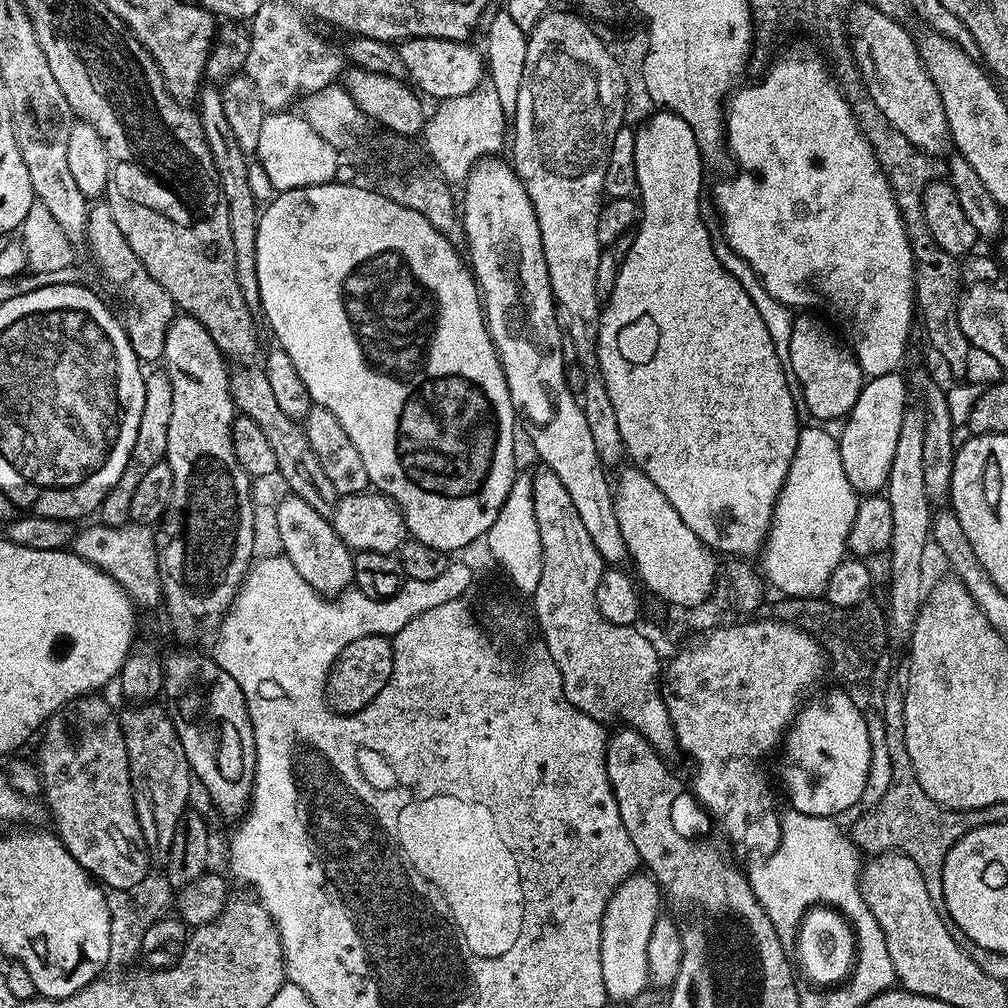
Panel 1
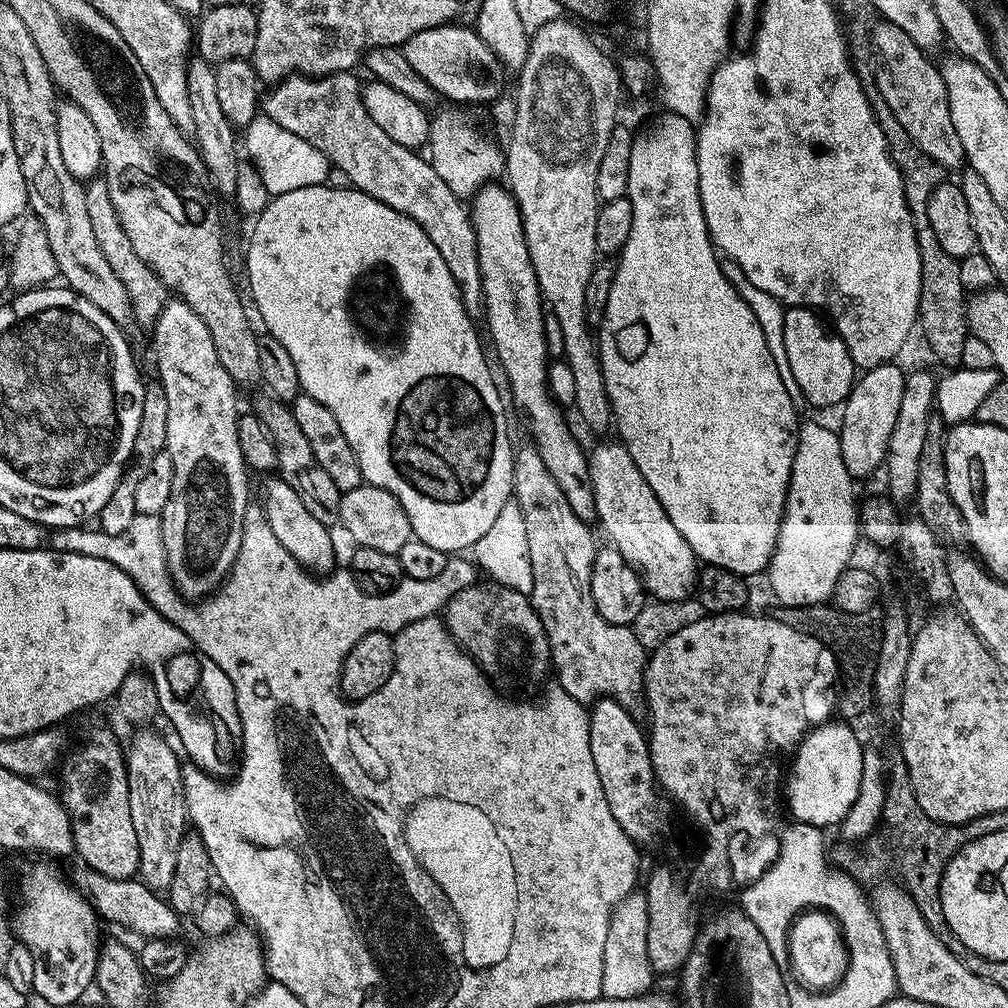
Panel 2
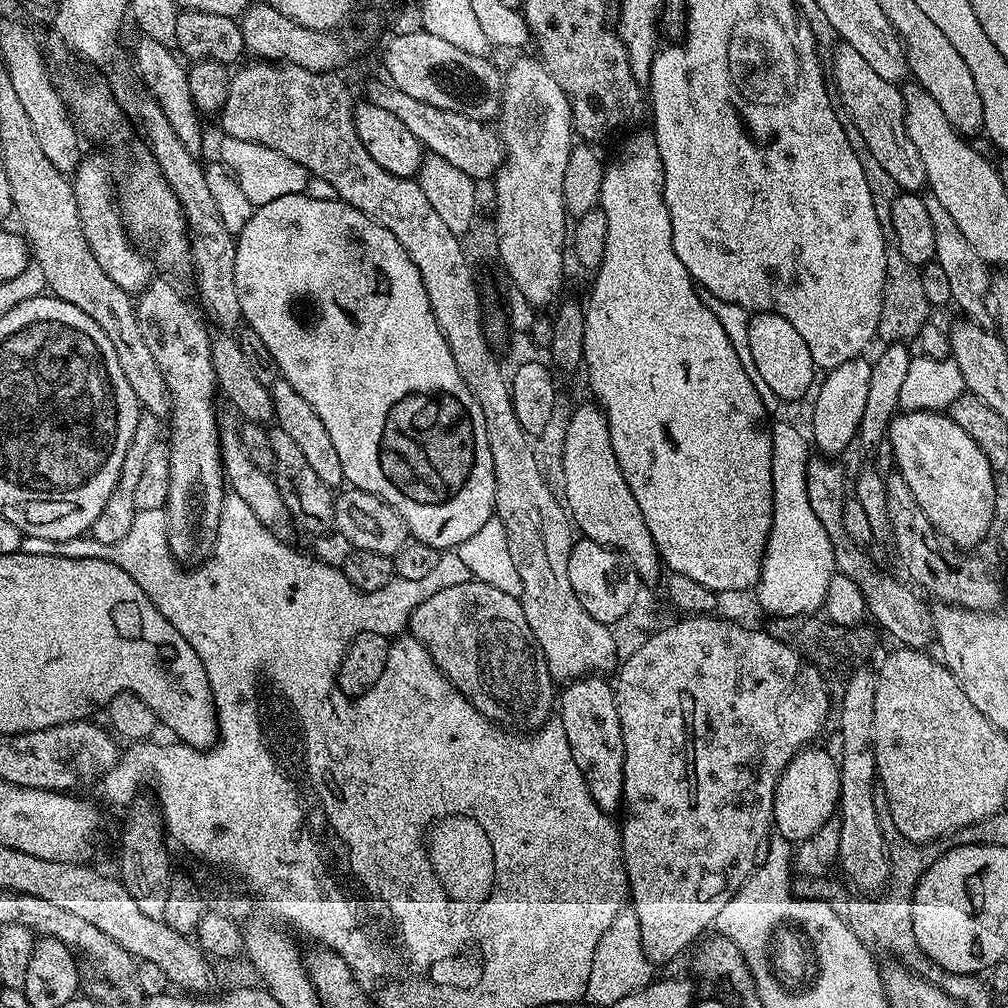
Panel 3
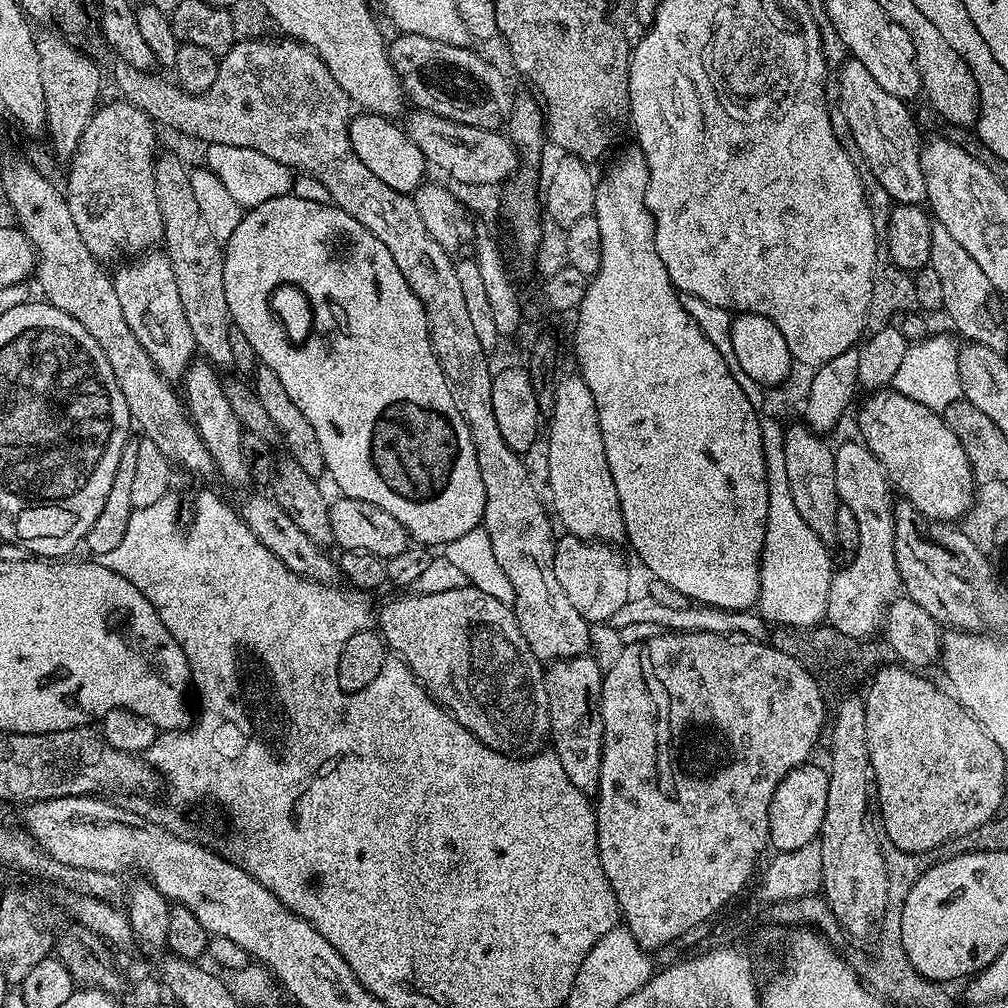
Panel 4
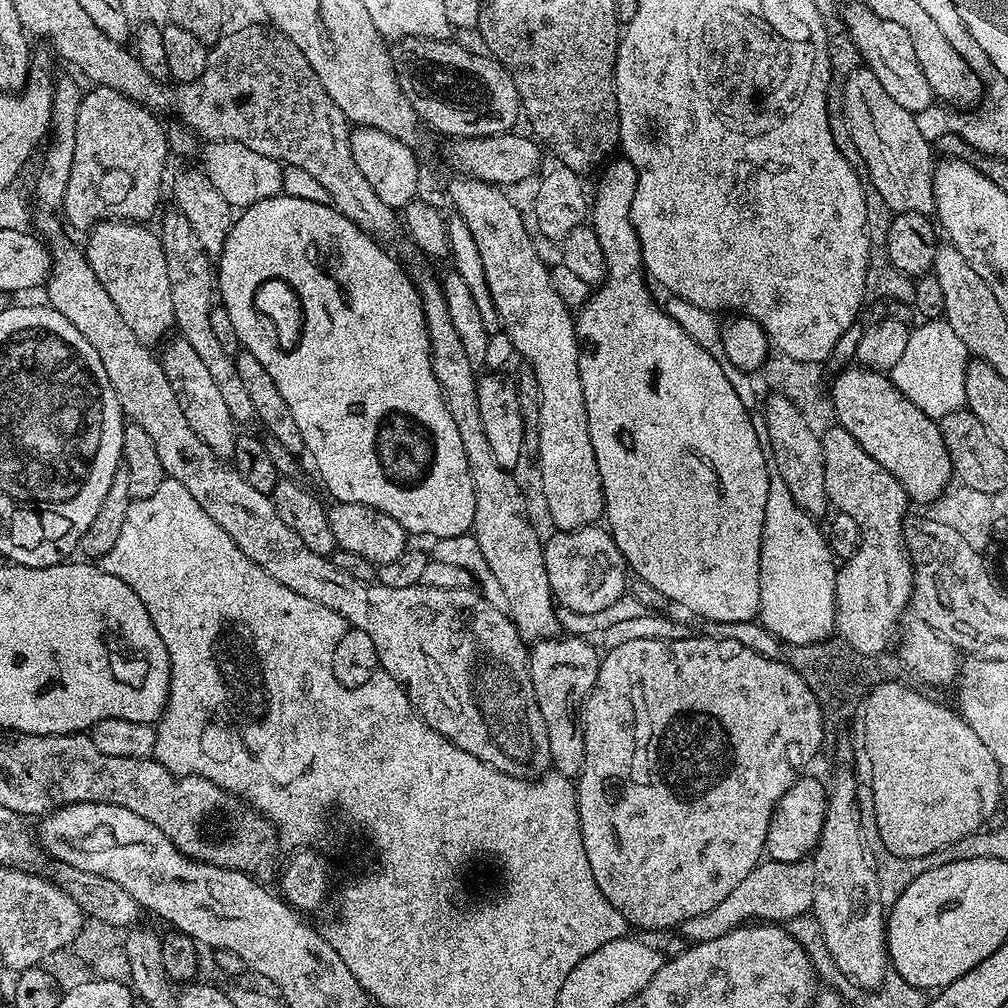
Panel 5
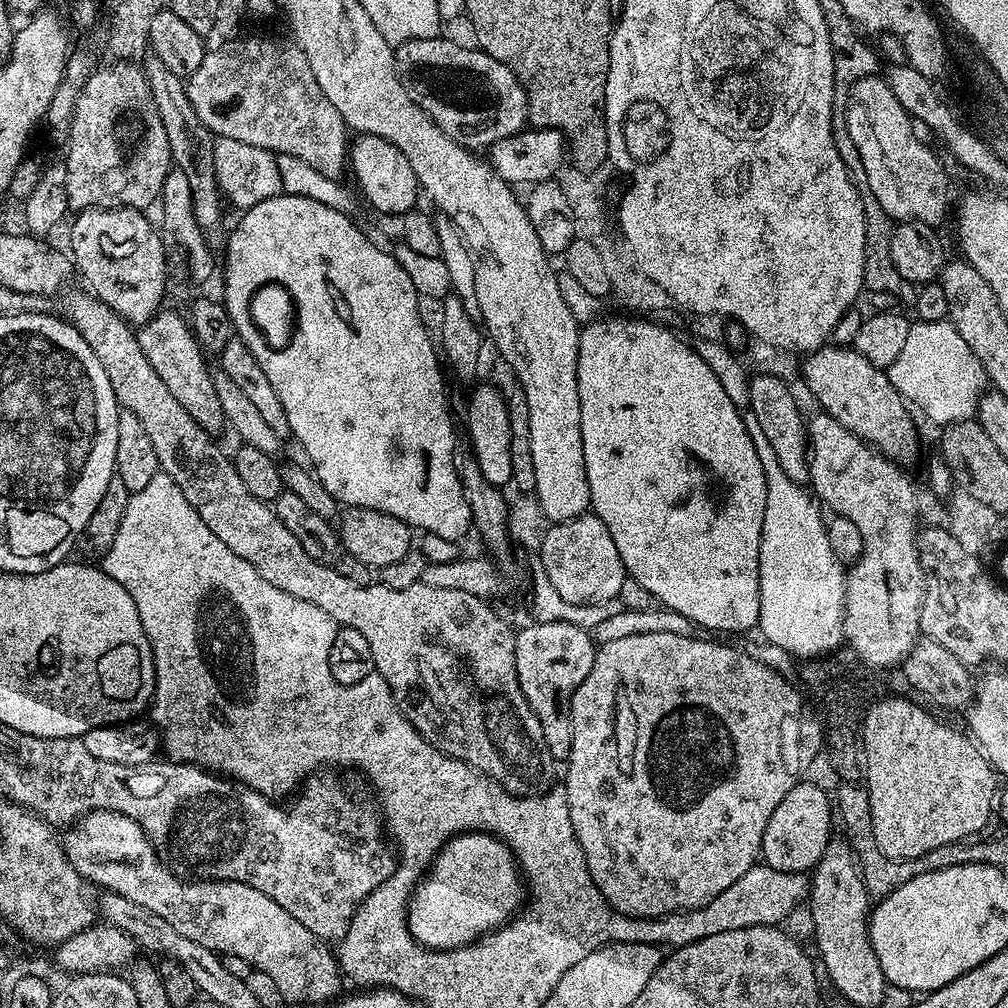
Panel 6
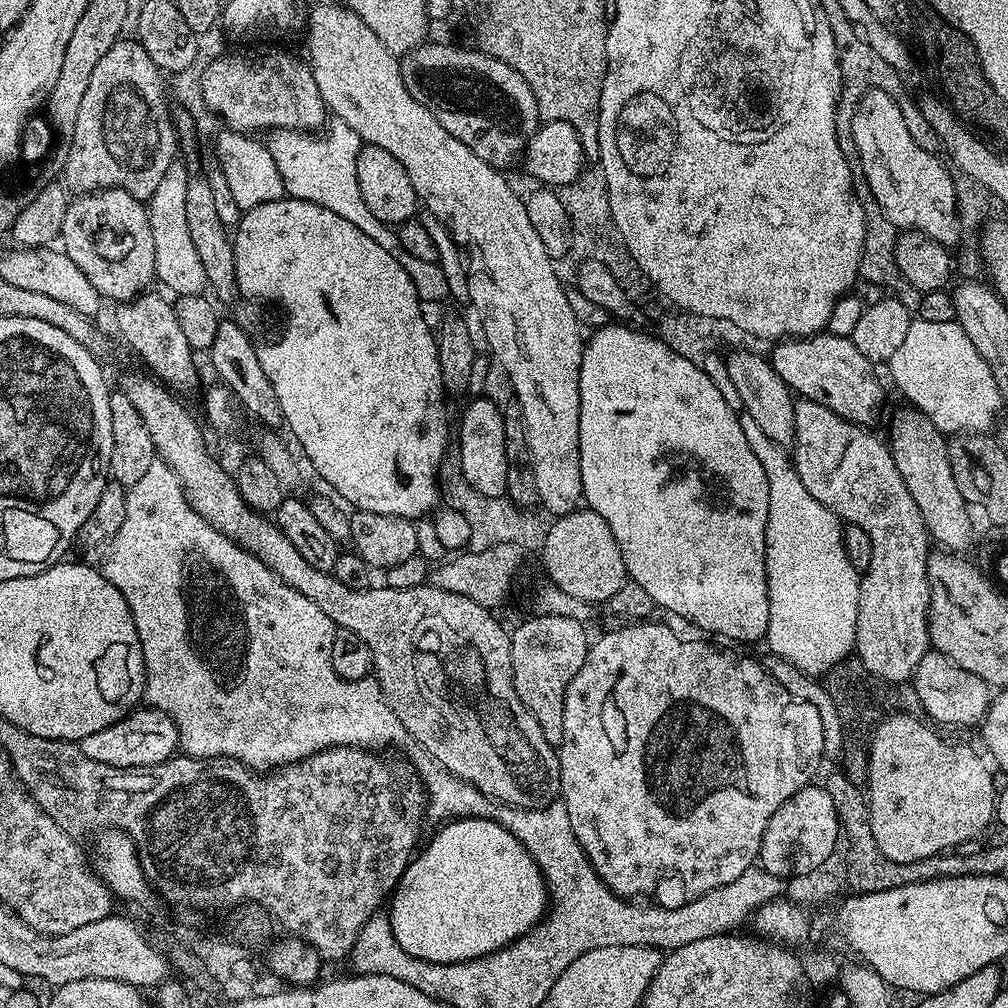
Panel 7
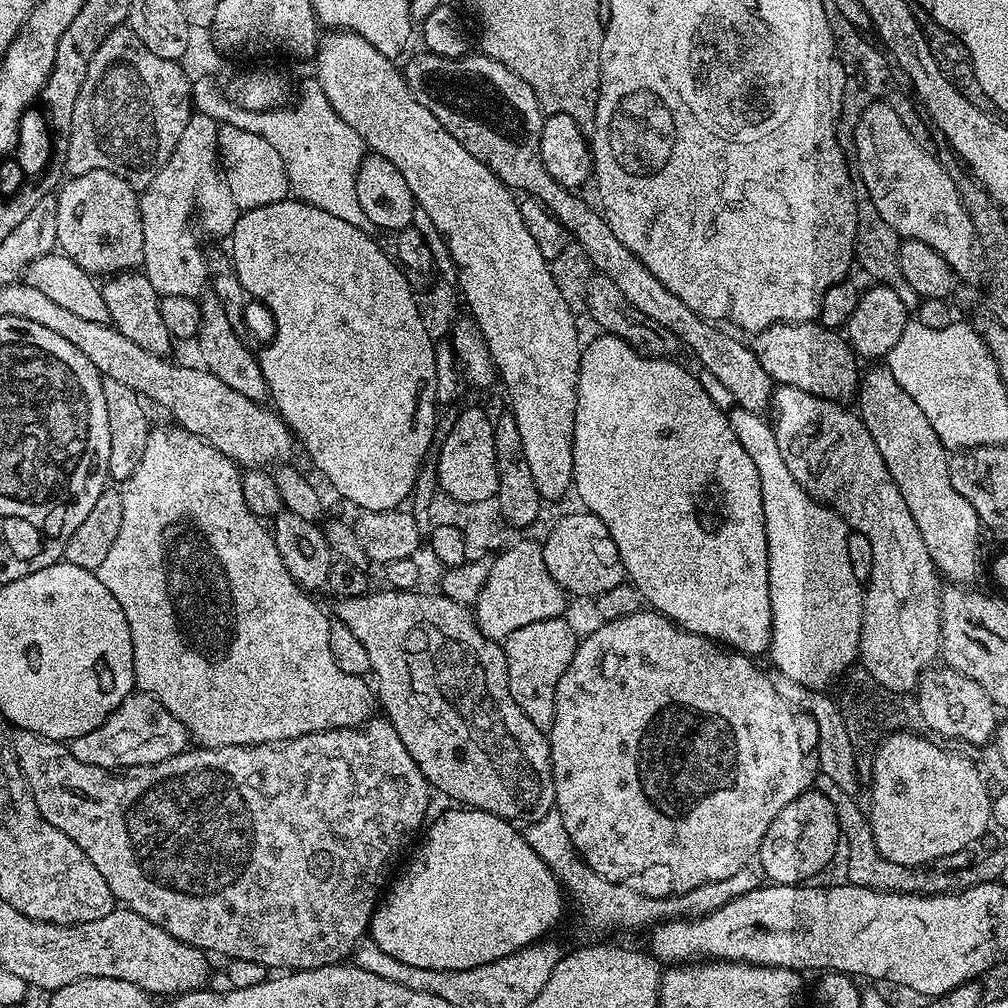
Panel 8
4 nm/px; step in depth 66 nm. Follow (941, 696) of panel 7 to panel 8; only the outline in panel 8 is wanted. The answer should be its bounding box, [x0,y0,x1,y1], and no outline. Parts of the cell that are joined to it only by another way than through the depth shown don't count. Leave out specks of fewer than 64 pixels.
[917,666,998,744]

